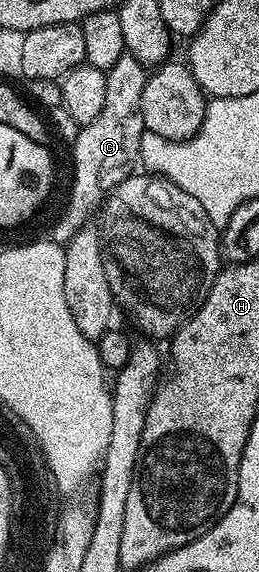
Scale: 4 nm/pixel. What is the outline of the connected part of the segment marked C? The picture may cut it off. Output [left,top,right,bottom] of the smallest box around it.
[53,53,147,245]

